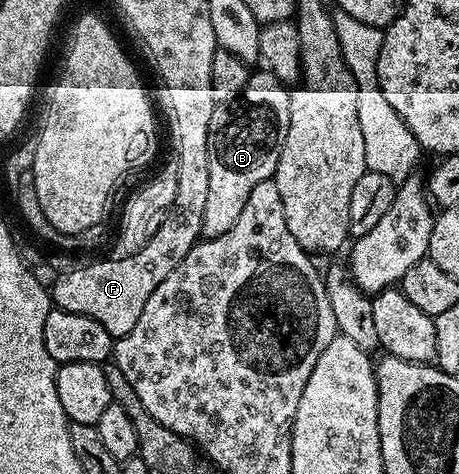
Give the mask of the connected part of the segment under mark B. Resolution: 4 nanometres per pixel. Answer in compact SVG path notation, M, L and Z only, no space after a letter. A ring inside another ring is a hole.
M255 71L240 97L215 106L213 119L209 119L209 200L205 202L204 238L225 235L237 223L241 211L245 211L249 191L257 183L274 178L277 159L281 159L281 147L285 147L285 135L289 131L290 102L291 95L284 82L272 73Z

